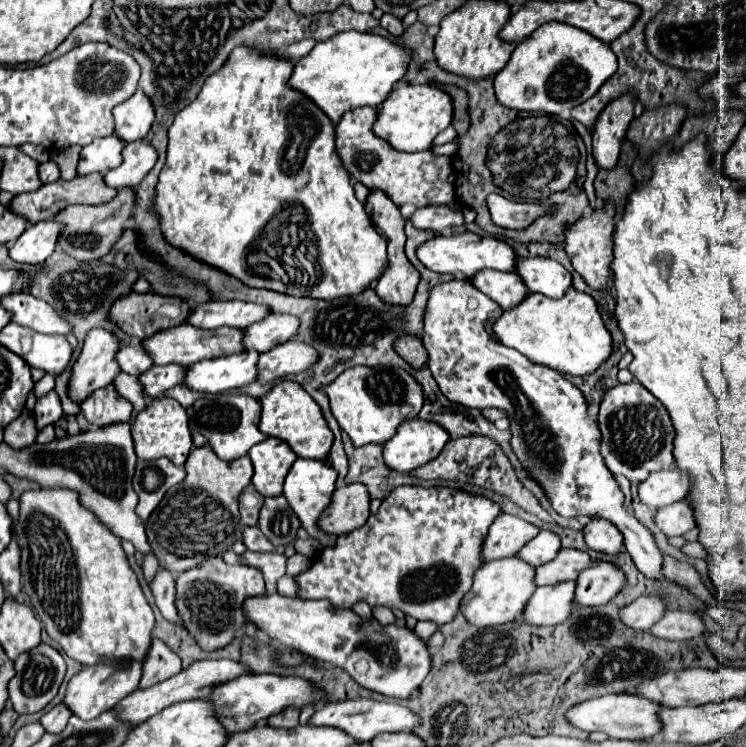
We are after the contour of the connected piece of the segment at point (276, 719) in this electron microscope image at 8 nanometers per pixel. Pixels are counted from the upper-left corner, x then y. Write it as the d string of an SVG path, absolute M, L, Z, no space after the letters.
M288 708L286 712L274 714L268 718L268 724L272 728L296 728L298 726L298 710L296 708Z

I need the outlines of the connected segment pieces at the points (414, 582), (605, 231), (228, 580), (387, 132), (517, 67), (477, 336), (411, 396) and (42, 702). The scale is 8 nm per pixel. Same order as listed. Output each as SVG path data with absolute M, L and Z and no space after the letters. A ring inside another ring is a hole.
M398 486L362 528L340 536L334 546L322 550L318 560L306 572L296 576L300 586L298 598L326 598L336 608L352 608L356 600L364 598L370 606L382 604L388 608L398 608L416 620L446 624L454 620L462 596L470 592L472 576L482 566L482 540L486 540L486 532L498 514L500 506L480 494L454 490L448 486Z
M604 204L602 208L594 210L590 216L592 222L576 222L566 230L564 250L572 260L574 270L596 290L604 290L610 280L610 260L612 260L612 232L614 232L614 204Z
M222 556L204 560L200 566L180 574L176 580L176 608L178 616L182 616L182 626L194 640L198 640L200 648L206 648L208 652L224 648L236 638L238 630L246 624L246 598L262 594L264 580L258 568L230 566L222 560Z
M408 84L396 86L384 104L378 108L378 120L374 124L374 134L388 140L394 148L402 152L418 152L432 148L432 140L452 124L452 98L438 86L430 84Z
M550 22L516 46L506 68L494 78L494 88L498 102L512 110L570 118L570 110L594 96L614 72L616 56L608 44L568 24Z
M450 280L444 284L438 284L430 292L430 300L426 306L426 318L424 318L424 348L428 350L428 368L432 370L434 380L438 382L442 394L458 402L466 408L502 408L508 412L510 418L510 430L512 430L512 448L518 460L528 468L528 472L542 484L546 490L554 510L566 518L574 516L600 516L616 524L616 528L622 532L626 540L628 554L632 556L638 570L654 580L664 578L662 568L662 552L658 550L652 534L648 528L644 528L628 510L622 508L624 494L618 488L618 482L614 480L612 472L606 468L604 458L600 454L600 430L590 422L588 418L588 406L578 388L574 388L572 382L568 382L560 372L554 372L552 368L542 368L540 364L534 364L532 360L526 360L518 350L506 348L492 332L494 320L504 310L490 300L486 294L478 292L470 284L470 280Z
M348 368L338 376L332 384L326 386L326 394L330 398L330 408L334 418L338 420L340 428L350 436L354 446L362 444L386 444L396 434L396 428L406 418L416 418L422 404L424 404L424 392L422 386L416 382L414 376L410 376L402 368ZM402 406L410 406L412 410L408 414L402 412Z
M40 644L32 652L18 656L14 666L16 666L16 676L10 680L8 686L14 710L18 714L30 714L46 708L52 702L52 698L58 694L58 688L66 674L66 662L60 656L60 652L48 644Z

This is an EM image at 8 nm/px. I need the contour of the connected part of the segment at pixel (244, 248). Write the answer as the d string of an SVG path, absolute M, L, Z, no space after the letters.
M234 48L234 52L230 52L230 60L226 60L218 72L206 78L206 84L202 86L202 92L196 96L196 100L176 114L176 120L168 130L168 158L156 186L158 196L154 208L162 218L162 234L166 240L170 240L172 246L186 250L202 262L214 262L212 266L218 266L252 288L266 288L286 292L290 296L310 296L322 300L360 294L370 286L372 280L382 274L382 268L386 268L386 240L376 232L370 216L364 210L364 204L354 196L350 174L346 168L342 168L334 148L334 124L306 94L290 90L288 78L292 70L294 60L276 56L272 52L250 52L250 48Z

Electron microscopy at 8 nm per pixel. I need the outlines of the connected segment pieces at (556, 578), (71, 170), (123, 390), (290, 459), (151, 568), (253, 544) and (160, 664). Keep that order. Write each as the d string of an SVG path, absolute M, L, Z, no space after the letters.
M562 548L554 560L536 568L536 584L544 586L544 584L558 584L564 580L576 580L578 574L590 568L592 564L594 560L584 550Z
M70 146L66 150L60 150L60 152L52 152L52 160L60 166L60 172L62 172L62 180L72 180L78 176L76 172L76 164L80 160L80 146Z
M120 372L114 378L114 386L120 396L124 396L126 400L130 400L132 408L134 408L134 416L138 412L142 412L142 408L146 408L146 394L142 392L142 384L138 380L138 376L130 376L126 372Z
M266 438L264 442L256 444L248 452L252 464L254 464L254 478L252 486L262 496L278 496L282 494L284 478L298 458L292 448L278 440L278 438Z
M149 554L146 556L143 556L143 573L145 580L148 584L152 581L152 578L157 572L157 569L159 567L159 563L157 558L153 554Z
M252 526L252 528L244 528L244 544L248 550L252 552L274 552L276 548L270 544L270 540L266 540L266 536L260 532L260 528Z
M154 638L150 652L146 654L144 660L144 674L140 680L140 688L150 688L174 674L178 674L182 670L178 656L174 656L174 652L170 652L170 648L166 648L166 644L162 644L162 640Z

